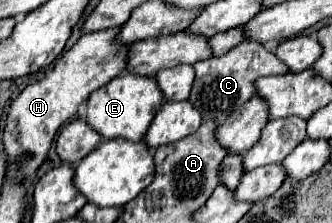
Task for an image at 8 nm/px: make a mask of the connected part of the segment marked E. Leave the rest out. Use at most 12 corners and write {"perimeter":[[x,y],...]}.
{"perimeter":[[122,73],[90,95],[104,139],[144,139],[164,95],[156,77]]}

